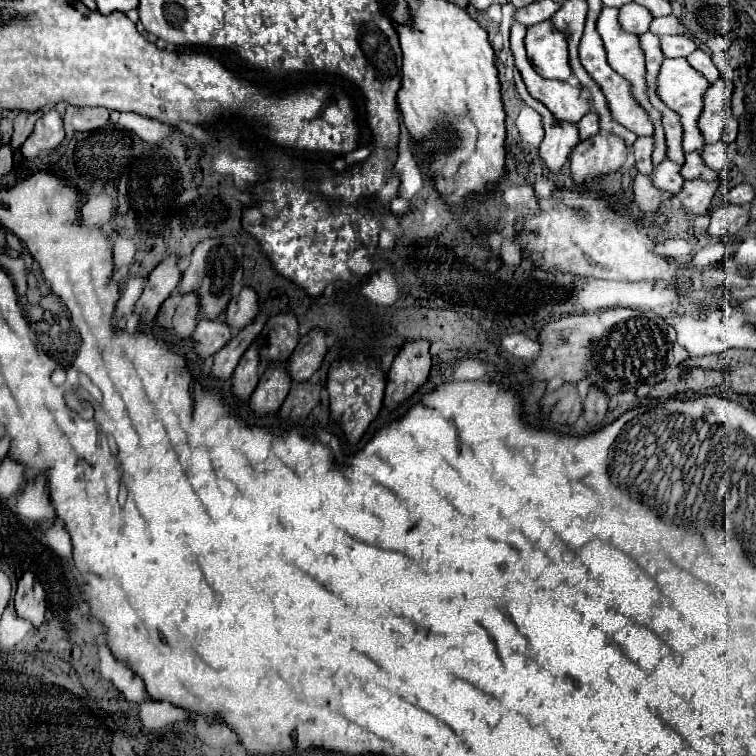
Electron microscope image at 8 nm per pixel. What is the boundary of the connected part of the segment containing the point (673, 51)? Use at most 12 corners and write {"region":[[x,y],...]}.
{"region":[[662,36],[666,58],[688,56],[696,44],[688,36]]}

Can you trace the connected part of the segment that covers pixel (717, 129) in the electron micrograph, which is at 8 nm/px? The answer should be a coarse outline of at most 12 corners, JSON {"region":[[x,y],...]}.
{"region":[[716,80],[704,92],[698,128],[706,144],[736,140],[732,86]]}

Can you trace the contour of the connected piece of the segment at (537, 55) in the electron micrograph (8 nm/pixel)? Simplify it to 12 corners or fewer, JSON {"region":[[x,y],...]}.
{"region":[[550,20],[526,32],[526,52],[542,78],[566,80],[566,36]]}

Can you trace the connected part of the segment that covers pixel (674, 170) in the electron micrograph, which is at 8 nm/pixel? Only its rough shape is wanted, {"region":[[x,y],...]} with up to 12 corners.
{"region":[[660,162],[652,184],[668,194],[680,192],[684,178],[680,166]]}

